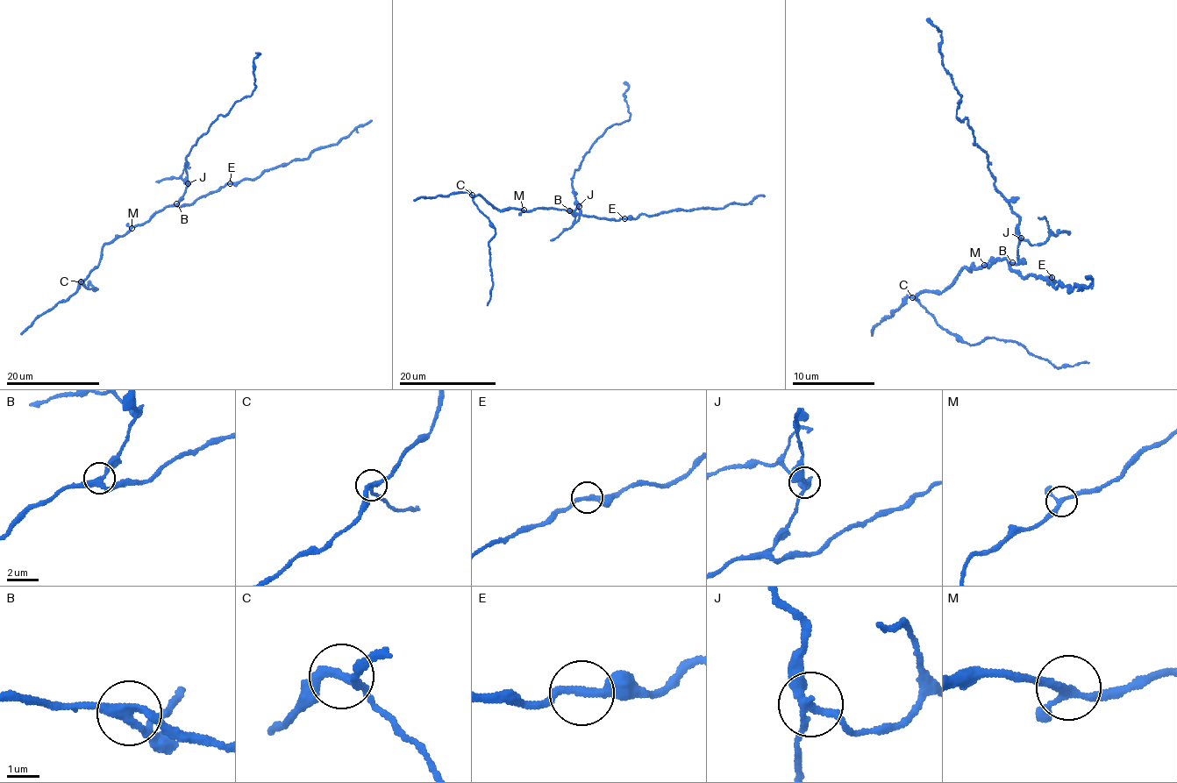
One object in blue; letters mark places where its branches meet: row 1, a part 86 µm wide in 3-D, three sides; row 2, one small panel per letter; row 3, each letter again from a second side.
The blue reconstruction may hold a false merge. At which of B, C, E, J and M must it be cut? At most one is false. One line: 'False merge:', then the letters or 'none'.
False merge: J

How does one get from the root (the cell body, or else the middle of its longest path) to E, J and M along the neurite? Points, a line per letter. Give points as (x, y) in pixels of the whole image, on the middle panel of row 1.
E: (561, 209), (617, 220), (624, 218)
J: (561, 209), (572, 213), (579, 205)
M: (561, 209), (540, 207), (524, 209)

